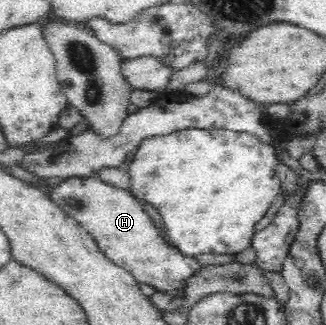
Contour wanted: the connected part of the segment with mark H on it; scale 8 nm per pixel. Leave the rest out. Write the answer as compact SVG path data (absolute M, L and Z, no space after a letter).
M91 176L89 179L77 179L77 177L71 177L59 187L55 187L55 191L51 193L51 199L66 215L74 217L78 224L94 237L101 251L115 265L127 270L137 283L147 284L155 291L163 292L175 299L186 298L186 289L191 283L189 278L193 277L203 267L203 264L195 256L183 255L174 245L169 245L168 238L165 239L161 230L153 224L153 219L147 215L131 192L109 185L101 181L101 178L93 179Z

